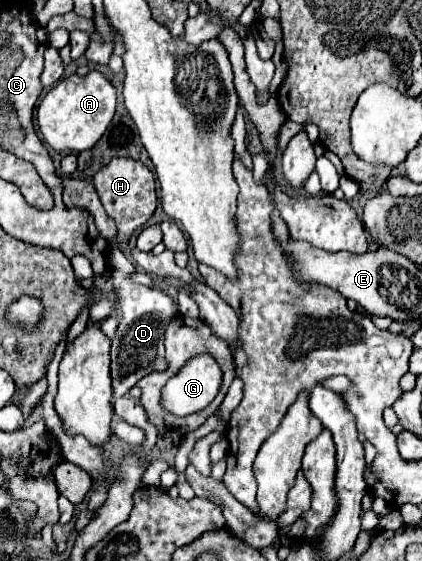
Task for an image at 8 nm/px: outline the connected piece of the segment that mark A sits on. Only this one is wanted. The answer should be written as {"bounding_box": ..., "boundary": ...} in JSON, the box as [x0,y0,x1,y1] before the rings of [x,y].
{"bounding_box":[38,72,116,152],"boundary":[[[90,72],[88,76],[70,76],[58,82],[40,102],[38,106],[38,128],[48,146],[56,152],[82,152],[90,150],[106,132],[114,118],[116,110],[116,90],[114,86],[100,74]]]}

